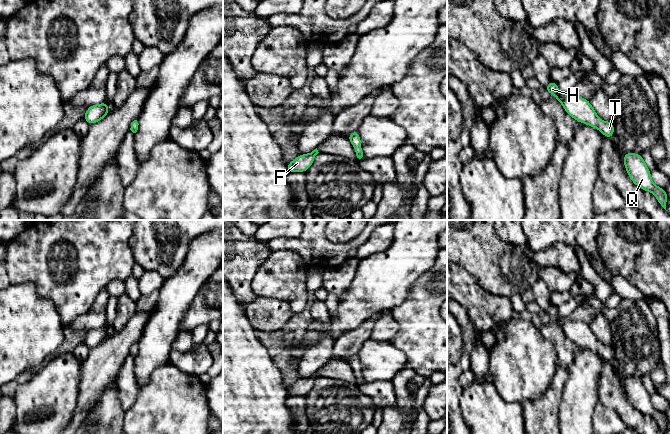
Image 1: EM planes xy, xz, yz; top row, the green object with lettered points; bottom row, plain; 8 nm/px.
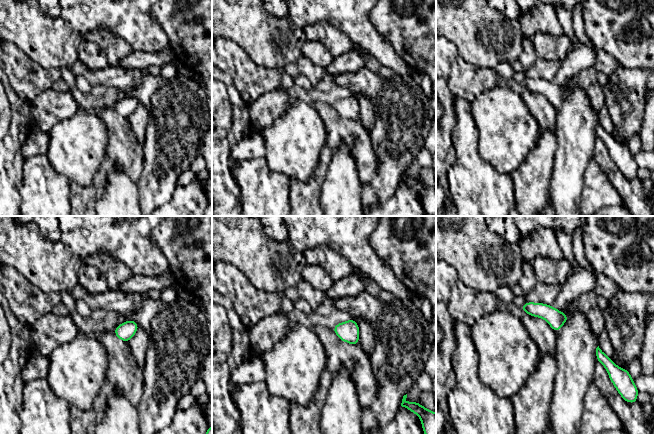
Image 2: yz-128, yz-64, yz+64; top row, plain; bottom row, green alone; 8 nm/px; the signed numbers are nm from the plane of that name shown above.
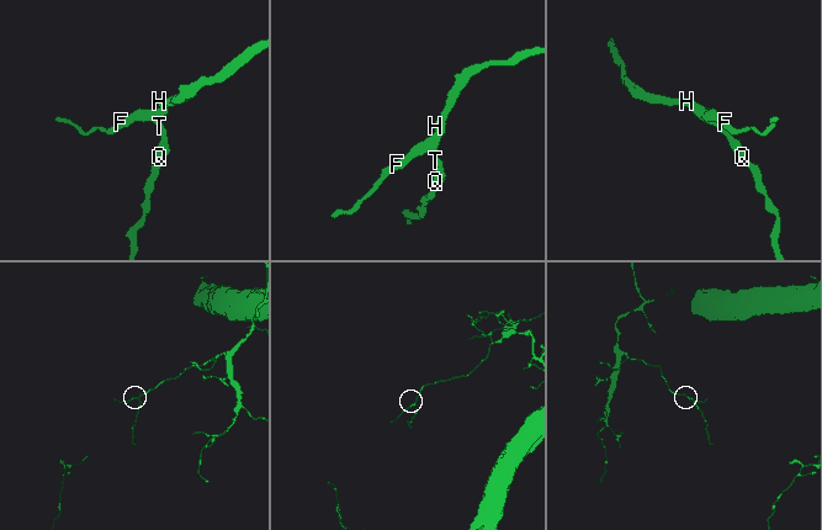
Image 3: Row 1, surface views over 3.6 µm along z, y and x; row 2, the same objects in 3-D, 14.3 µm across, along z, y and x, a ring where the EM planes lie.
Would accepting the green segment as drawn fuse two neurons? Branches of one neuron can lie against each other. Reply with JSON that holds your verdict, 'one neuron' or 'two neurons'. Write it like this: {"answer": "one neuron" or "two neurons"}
{"answer": "one neuron"}

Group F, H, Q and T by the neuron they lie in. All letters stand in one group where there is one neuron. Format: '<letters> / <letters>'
F H Q T

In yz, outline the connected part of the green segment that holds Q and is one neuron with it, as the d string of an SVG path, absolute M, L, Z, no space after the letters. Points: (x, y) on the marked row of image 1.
M625 153L623 158L625 169L632 182L642 190L653 193L659 204L666 210L666 202L669 200L665 189L656 186L652 182L650 171L643 158L639 154Z

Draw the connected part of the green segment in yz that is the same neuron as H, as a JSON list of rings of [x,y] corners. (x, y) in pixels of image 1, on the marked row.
[[[551,82],[544,89],[555,96],[562,104],[565,111],[580,123],[588,124],[591,127],[598,128],[599,131],[611,139],[614,134],[614,125],[611,121],[602,121],[596,114],[592,105],[583,97],[569,96],[567,93],[560,93],[558,83]]]

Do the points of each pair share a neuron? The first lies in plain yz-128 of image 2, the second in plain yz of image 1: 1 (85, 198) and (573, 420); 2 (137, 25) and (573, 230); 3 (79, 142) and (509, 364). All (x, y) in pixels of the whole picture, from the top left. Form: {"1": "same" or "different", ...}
{"1": "different", "2": "same", "3": "same"}

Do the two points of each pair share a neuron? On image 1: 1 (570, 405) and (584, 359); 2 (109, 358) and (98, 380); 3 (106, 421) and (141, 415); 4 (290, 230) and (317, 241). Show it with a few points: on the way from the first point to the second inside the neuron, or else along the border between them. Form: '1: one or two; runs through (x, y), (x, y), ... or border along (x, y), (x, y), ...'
1: one; runs through (580, 394), (584, 370)
2: one; runs through (104, 363), (98, 371), (98, 375)
3: two; border along (125, 412), (122, 423)
4: two; border along (302, 230), (295, 237), (276, 238)

